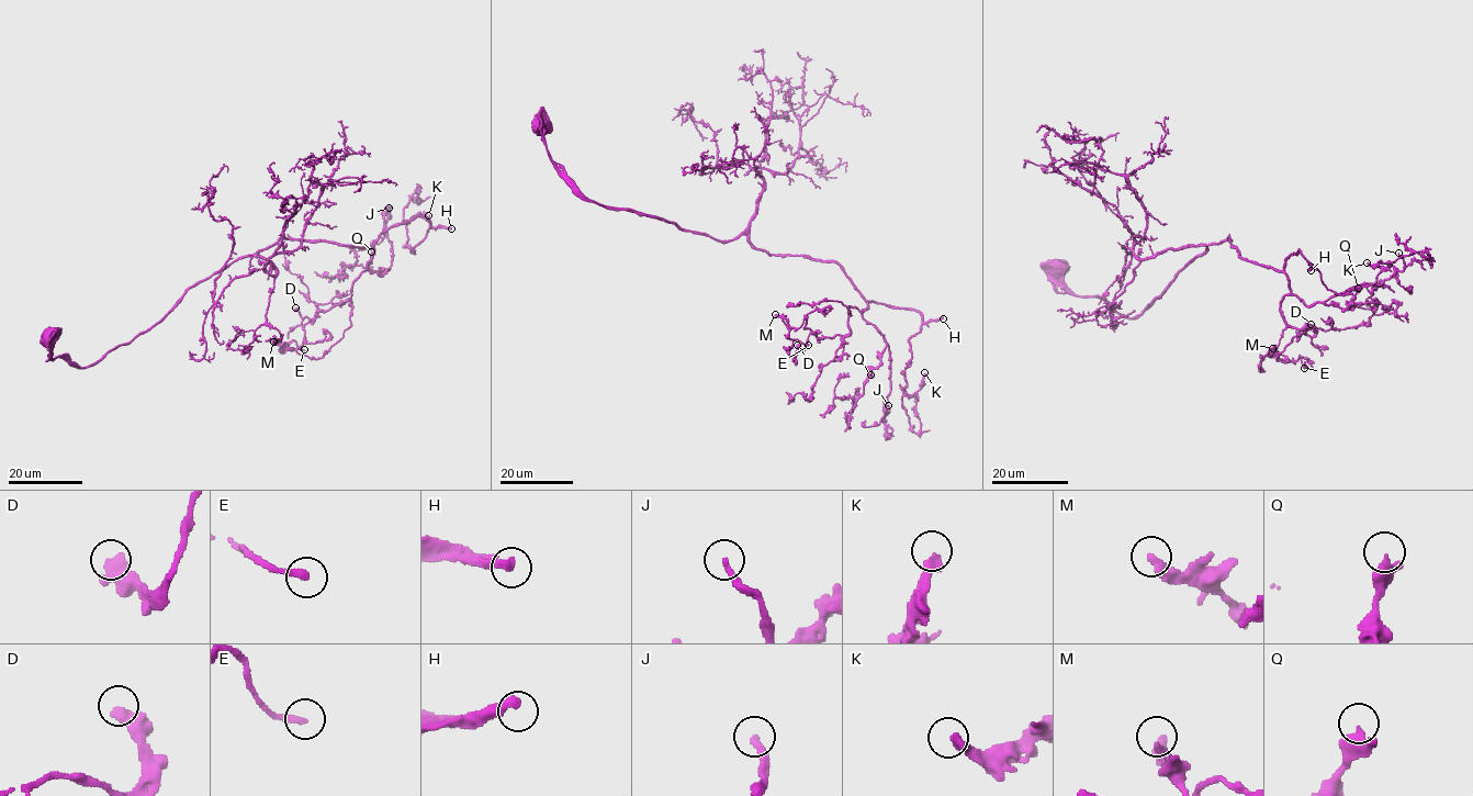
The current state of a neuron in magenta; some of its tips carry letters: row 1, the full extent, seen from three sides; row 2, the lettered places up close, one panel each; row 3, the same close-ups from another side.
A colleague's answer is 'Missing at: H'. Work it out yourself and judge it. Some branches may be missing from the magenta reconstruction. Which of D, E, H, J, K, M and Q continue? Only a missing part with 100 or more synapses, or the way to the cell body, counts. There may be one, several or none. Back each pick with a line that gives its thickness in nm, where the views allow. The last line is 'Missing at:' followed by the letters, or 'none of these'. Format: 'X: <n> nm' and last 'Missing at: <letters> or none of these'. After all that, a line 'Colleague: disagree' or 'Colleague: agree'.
H: 380 nm
Missing at: H
Colleague: agree

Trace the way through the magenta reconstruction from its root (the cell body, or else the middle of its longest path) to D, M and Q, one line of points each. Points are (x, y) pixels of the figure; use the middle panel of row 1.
D: (541, 125), (552, 163), (606, 208), (835, 261), (867, 306), (849, 307), (845, 335), (810, 334), (797, 345)
M: (541, 125), (584, 197), (835, 261), (867, 306), (849, 307), (850, 332), (829, 338), (775, 314)
Q: (541, 125), (552, 163), (606, 208), (835, 261), (886, 344), (870, 374)

